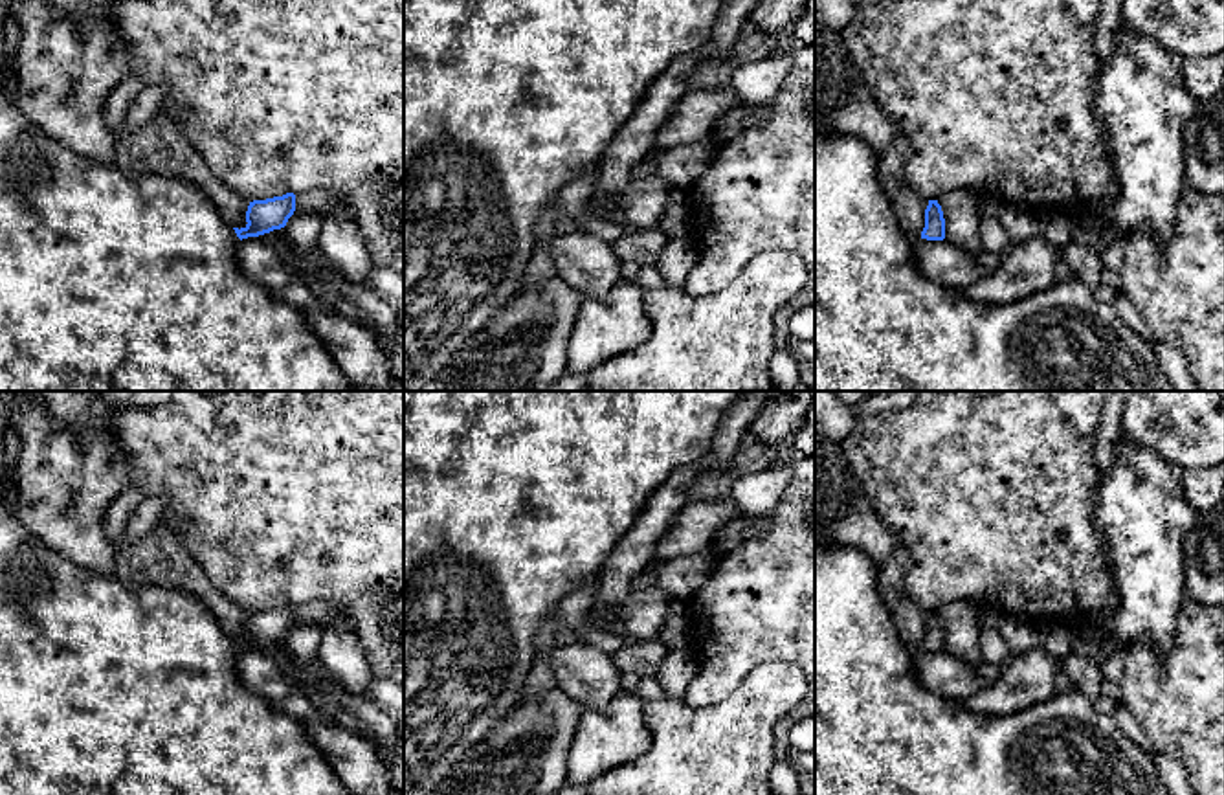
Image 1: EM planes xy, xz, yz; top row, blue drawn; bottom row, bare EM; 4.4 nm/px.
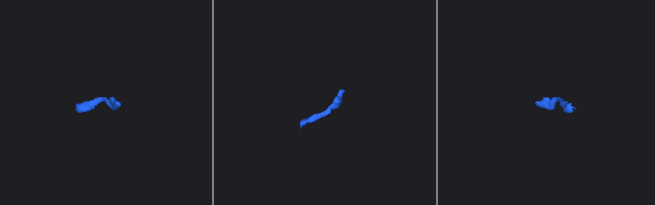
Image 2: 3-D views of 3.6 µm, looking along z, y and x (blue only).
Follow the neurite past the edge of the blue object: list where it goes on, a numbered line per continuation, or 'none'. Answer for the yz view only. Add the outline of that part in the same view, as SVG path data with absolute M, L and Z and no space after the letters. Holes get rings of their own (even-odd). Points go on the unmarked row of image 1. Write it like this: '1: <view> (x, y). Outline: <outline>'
none

